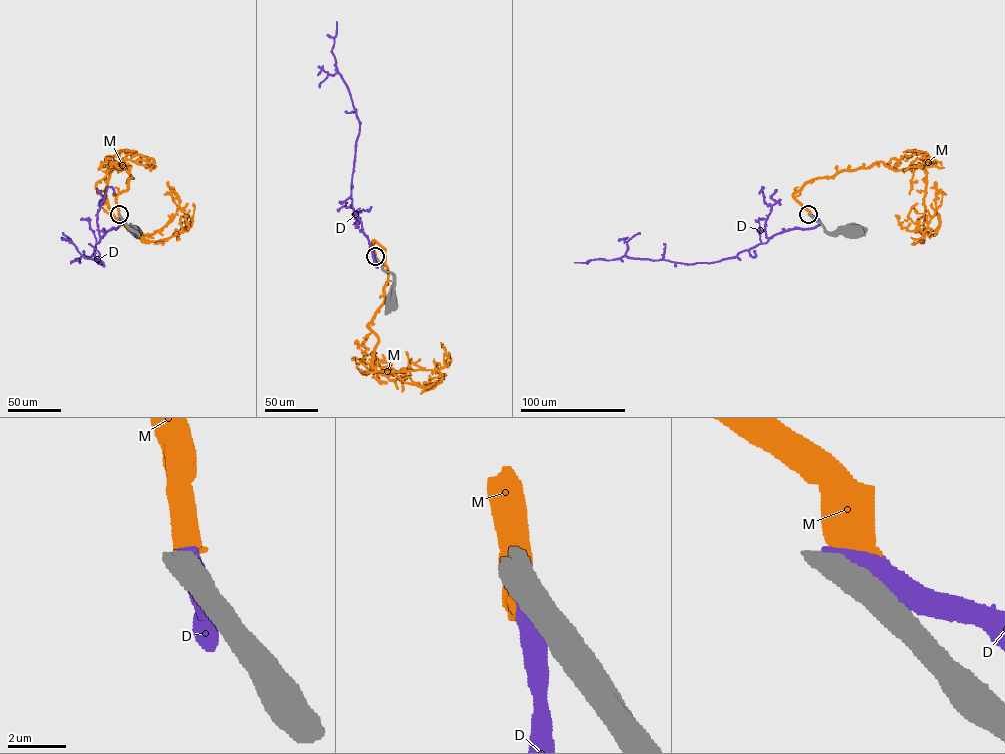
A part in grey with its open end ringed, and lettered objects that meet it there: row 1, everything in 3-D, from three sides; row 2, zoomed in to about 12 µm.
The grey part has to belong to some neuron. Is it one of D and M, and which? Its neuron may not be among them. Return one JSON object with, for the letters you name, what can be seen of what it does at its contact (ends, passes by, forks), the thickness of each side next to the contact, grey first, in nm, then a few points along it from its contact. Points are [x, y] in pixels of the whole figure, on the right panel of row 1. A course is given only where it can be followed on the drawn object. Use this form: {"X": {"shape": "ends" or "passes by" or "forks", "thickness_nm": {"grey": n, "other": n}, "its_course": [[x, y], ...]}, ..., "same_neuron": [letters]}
{"same_neuron": []}

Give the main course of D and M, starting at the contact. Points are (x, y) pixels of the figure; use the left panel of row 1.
D: (119, 214), (121, 224), (95, 245), (95, 256), (103, 263), (83, 256), (75, 259), (80, 262)
M: (118, 214), (131, 177), (112, 162), (121, 169), (108, 205), (135, 235), (184, 229), (164, 194)

